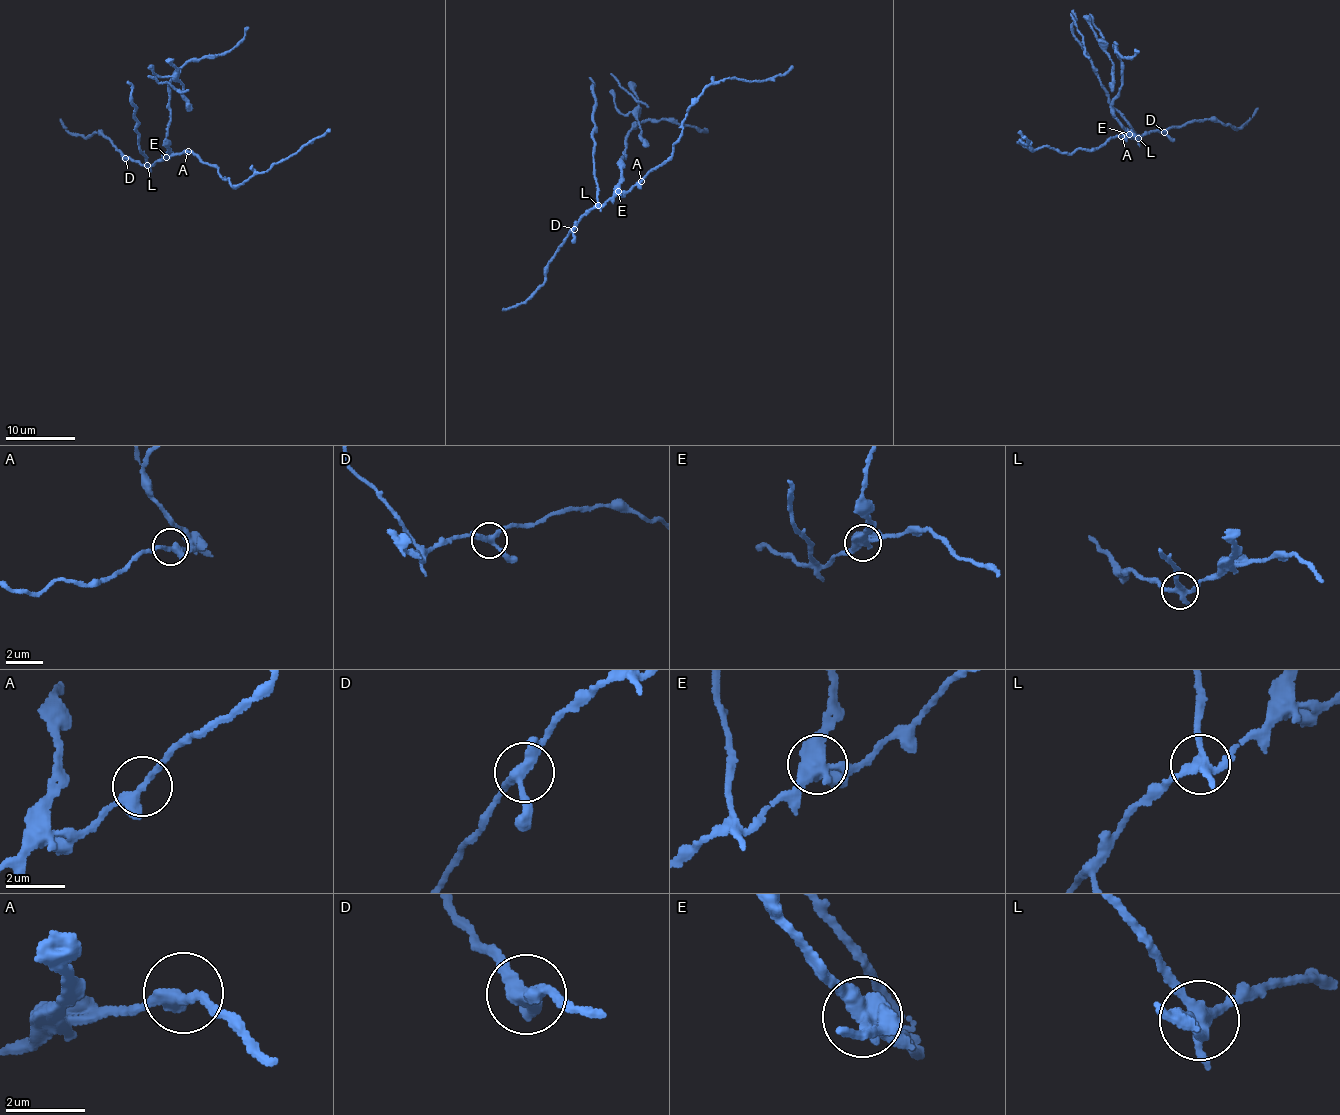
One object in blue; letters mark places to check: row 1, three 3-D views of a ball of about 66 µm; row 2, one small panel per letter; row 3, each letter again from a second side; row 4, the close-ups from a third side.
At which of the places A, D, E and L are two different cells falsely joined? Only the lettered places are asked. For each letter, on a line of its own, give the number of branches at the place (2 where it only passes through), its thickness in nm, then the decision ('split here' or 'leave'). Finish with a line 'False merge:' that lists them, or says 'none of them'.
A: 2 branches meet; 320 nm thick; leave
D: 3 branches meet; 280 nm thick; leave
E: 3 branches meet; 440 nm thick; split here
L: 3 branches meet; 280 nm thick; split here
False merge: E, L

